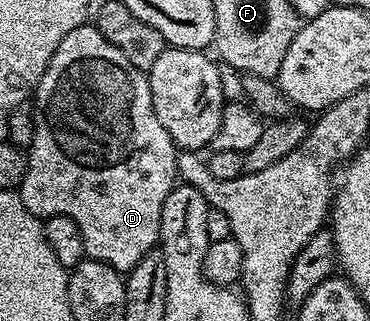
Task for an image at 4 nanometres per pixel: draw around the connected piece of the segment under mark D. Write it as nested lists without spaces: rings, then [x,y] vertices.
[[[84,25],[73,29],[65,37],[65,41],[61,41],[61,45],[57,45],[57,53],[53,53],[41,81],[35,86],[33,106],[35,109],[33,141],[30,147],[26,148],[25,181],[21,181],[17,192],[25,209],[29,209],[31,215],[40,217],[48,215],[73,217],[73,221],[77,221],[77,229],[81,229],[81,241],[85,241],[86,258],[101,261],[120,273],[132,271],[137,265],[137,261],[141,261],[141,257],[145,257],[145,253],[156,250],[159,243],[161,209],[165,205],[165,197],[169,197],[169,193],[177,185],[177,148],[169,137],[169,133],[165,133],[165,125],[161,125],[161,121],[157,121],[147,75],[133,65],[129,65],[128,59],[121,54],[121,49],[113,49],[113,45],[109,45],[109,41],[105,41],[105,37],[101,37],[98,27]]]

